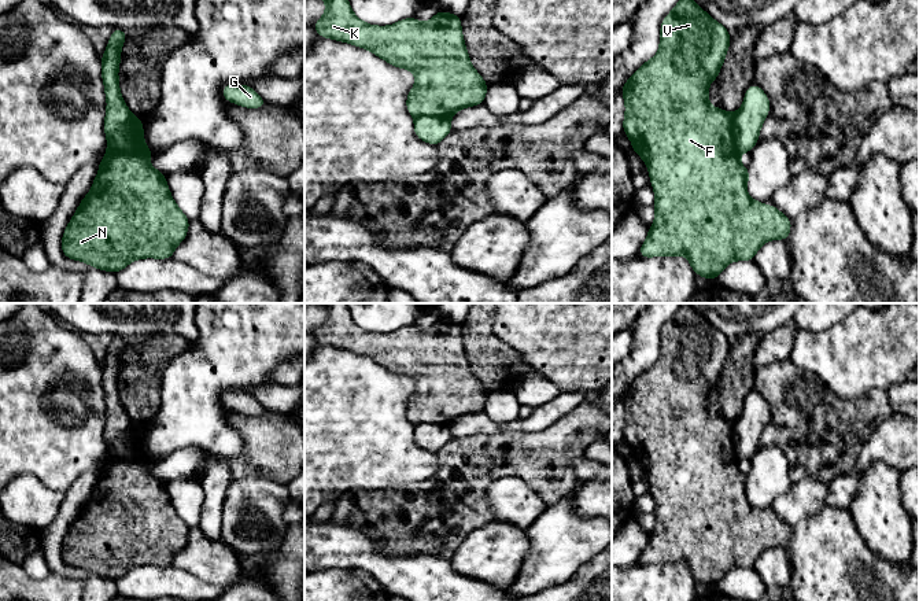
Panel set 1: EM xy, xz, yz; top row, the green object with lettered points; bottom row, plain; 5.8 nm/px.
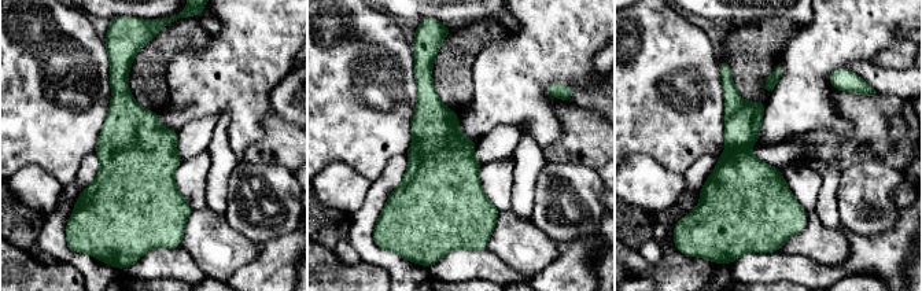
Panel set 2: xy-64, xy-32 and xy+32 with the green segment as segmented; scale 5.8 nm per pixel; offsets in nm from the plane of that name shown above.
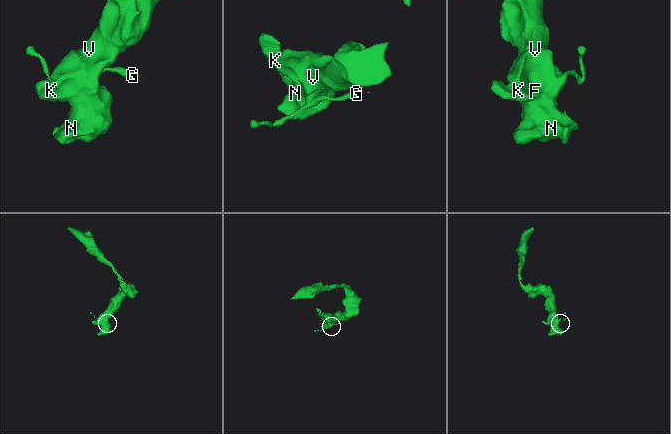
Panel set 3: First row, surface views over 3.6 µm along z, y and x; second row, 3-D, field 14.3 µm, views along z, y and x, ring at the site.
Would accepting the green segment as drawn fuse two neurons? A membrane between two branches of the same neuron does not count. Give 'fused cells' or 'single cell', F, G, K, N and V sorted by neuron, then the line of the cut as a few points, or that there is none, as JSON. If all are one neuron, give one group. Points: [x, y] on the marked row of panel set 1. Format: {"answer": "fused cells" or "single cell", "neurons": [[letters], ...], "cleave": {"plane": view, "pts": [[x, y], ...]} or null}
{"answer": "fused cells", "neurons": [["F", "K", "N", "V"], ["G"]], "cleave": {"plane": "yz", "pts": [[733, 114], [733, 143], [740, 152]]}}

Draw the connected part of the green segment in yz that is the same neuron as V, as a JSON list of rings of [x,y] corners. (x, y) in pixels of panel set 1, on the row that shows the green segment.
[[[679,0],[661,23],[657,55],[643,63],[621,88],[625,102],[624,133],[632,141],[632,150],[646,162],[656,193],[656,218],[639,255],[684,255],[694,273],[708,280],[715,280],[732,261],[753,261],[768,240],[787,241],[791,228],[791,220],[775,206],[756,202],[748,195],[749,169],[741,165],[732,140],[734,114],[712,107],[708,102],[709,84],[719,75],[730,41],[727,29],[700,5],[693,0]]]

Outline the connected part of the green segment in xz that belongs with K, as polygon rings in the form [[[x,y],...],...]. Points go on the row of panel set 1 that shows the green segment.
[[[348,0],[325,4],[324,16],[314,23],[318,37],[369,49],[416,74],[406,100],[413,118],[451,118],[461,108],[484,103],[488,85],[470,63],[460,15],[440,10],[425,23],[409,16],[391,26],[374,26],[355,16]]]

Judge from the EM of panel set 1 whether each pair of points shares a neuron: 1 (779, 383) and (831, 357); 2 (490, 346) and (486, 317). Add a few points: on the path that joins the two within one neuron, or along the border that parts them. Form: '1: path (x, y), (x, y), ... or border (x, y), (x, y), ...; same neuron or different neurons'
1: border (788, 358), (796, 367); different neurons
2: path (486, 339), (486, 324); same neuron

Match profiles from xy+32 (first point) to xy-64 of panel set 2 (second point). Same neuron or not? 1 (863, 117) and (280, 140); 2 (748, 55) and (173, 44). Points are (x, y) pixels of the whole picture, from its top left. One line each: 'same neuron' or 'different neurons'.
1: same neuron
2: same neuron

